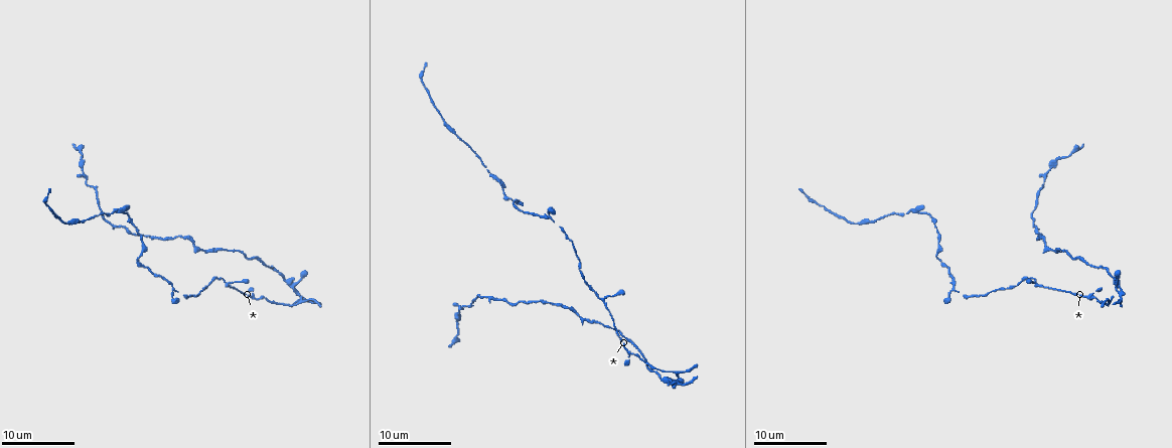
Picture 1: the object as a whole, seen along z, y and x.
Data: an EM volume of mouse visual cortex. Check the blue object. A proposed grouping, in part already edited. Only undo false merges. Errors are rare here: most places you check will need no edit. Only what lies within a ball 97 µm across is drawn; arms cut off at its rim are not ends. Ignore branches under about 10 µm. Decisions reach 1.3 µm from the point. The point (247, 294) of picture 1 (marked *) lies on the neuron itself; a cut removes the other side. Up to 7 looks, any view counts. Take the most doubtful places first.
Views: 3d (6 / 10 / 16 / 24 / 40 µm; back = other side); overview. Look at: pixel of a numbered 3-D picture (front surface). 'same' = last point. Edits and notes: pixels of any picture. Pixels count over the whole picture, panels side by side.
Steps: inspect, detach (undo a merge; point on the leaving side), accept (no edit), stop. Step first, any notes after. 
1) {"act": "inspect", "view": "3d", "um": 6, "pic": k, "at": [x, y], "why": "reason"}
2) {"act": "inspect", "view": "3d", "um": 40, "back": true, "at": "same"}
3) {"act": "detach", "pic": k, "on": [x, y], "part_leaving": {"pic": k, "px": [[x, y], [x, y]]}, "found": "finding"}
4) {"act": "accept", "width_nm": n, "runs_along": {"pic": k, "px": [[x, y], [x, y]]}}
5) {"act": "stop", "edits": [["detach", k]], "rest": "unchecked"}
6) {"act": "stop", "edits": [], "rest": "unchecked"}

{"act": "inspect", "view": "3d", "um": 10, "pic": 1, "at": [499, 181], "why": "thick turns thin"}

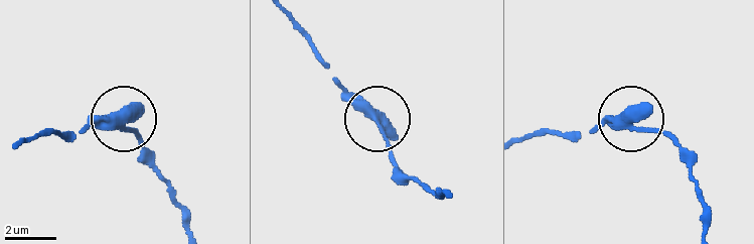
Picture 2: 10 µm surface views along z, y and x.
{"act": "accept", "width_nm": 290, "found": "one neuron here"}

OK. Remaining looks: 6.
{"act": "inspect", "view": "3d", "um": 6, "pic": 1, "at": [177, 291], "why": "three-way junction"}

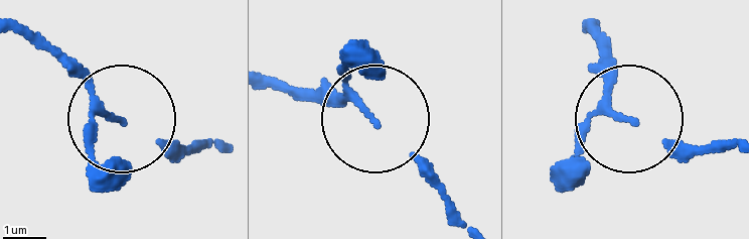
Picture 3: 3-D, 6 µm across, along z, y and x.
{"act": "accept", "runs_along": {"pic": 3, "px": [[732, 138], [689, 148], [627, 120], [594, 33]]}, "found": "continuous, no second neuron"}

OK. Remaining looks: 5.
{"act": "inspect", "view": "3d", "um": 10, "pic": 1, "at": [581, 319], "why": "side arm on a straight run"}

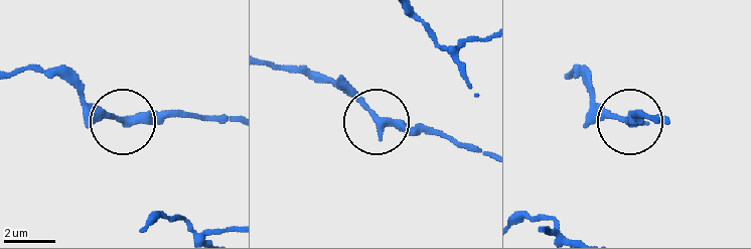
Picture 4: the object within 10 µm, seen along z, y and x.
{"act": "accept", "arms": 3, "found": "all the same neuron"}

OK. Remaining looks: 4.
{"act": "stop", "edits": [], "rest": "unchecked"}

